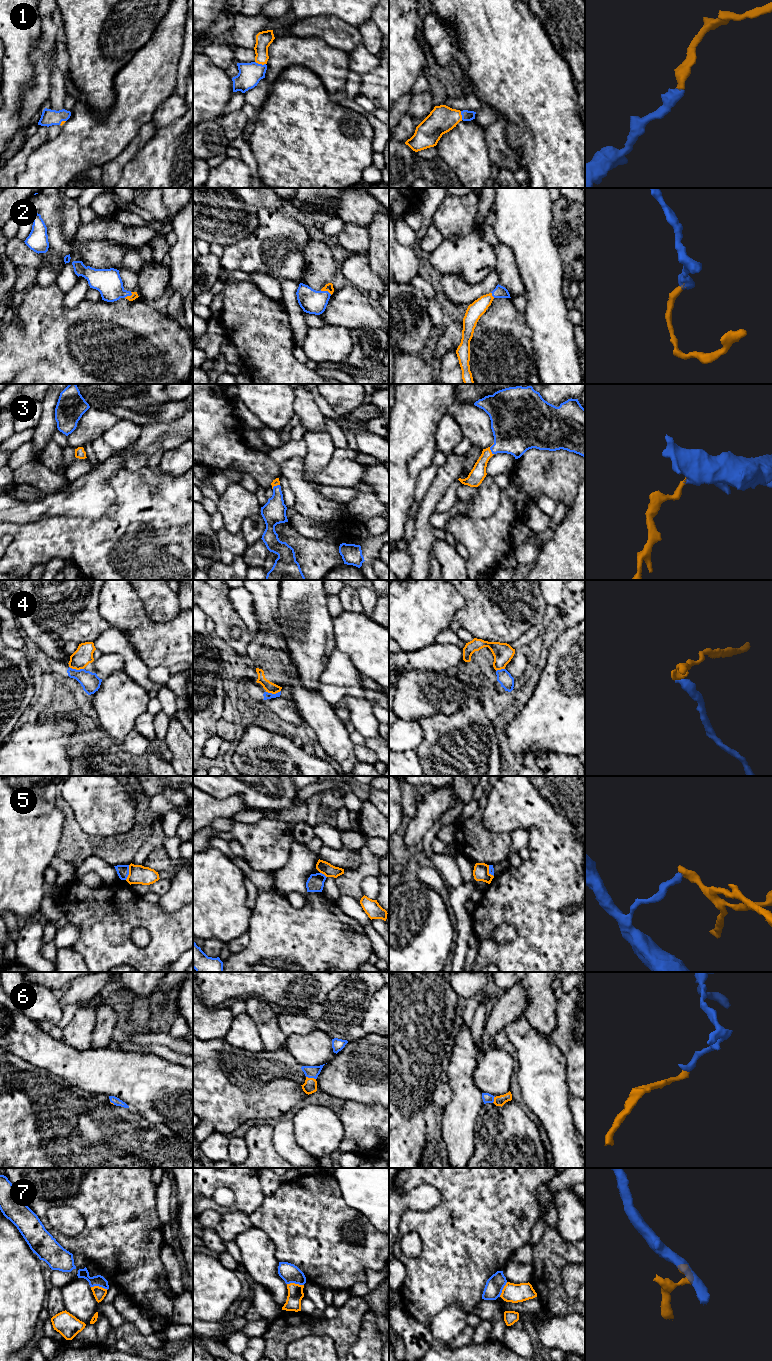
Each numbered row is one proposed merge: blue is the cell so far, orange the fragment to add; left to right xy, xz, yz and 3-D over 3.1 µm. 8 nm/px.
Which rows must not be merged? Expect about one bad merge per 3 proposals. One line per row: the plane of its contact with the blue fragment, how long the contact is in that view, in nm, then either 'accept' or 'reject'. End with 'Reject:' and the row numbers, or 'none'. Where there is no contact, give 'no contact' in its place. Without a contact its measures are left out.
1: meets blue in xz; contact 90 nm long; accept
2: meets blue in xz; contact 100 nm long; accept
3: meets blue in yz; contact 100 nm long; accept
4: meets blue in xy; contact 120 nm long; reject
5: meets blue in xy; contact 120 nm long; reject
6: meets blue in xz; contact 80 nm long; accept
7: meets blue in xz; contact 140 nm long; reject
Reject: 4, 5, 7

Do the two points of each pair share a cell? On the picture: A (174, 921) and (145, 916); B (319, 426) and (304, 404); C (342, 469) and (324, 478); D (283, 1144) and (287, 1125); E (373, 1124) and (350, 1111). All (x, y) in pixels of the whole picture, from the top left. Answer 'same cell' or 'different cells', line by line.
A: same cell
B: same cell
C: same cell
D: same cell
E: same cell

